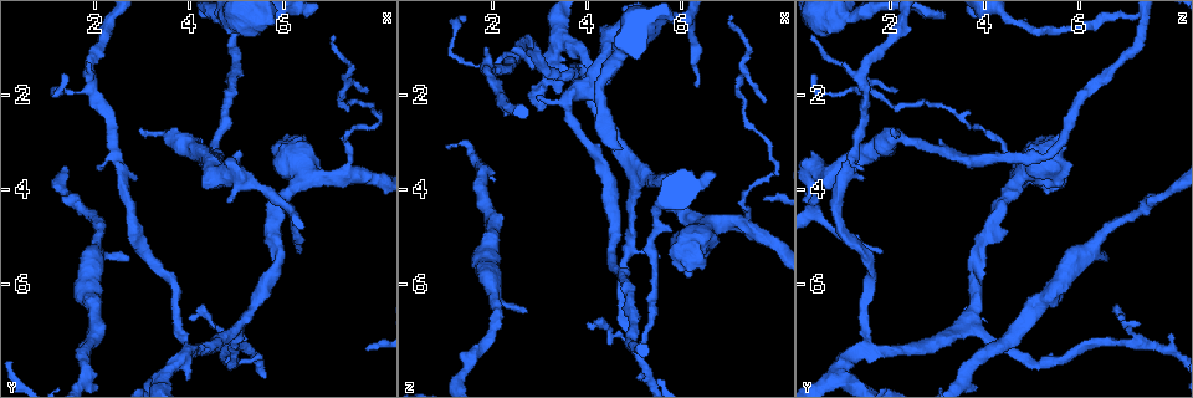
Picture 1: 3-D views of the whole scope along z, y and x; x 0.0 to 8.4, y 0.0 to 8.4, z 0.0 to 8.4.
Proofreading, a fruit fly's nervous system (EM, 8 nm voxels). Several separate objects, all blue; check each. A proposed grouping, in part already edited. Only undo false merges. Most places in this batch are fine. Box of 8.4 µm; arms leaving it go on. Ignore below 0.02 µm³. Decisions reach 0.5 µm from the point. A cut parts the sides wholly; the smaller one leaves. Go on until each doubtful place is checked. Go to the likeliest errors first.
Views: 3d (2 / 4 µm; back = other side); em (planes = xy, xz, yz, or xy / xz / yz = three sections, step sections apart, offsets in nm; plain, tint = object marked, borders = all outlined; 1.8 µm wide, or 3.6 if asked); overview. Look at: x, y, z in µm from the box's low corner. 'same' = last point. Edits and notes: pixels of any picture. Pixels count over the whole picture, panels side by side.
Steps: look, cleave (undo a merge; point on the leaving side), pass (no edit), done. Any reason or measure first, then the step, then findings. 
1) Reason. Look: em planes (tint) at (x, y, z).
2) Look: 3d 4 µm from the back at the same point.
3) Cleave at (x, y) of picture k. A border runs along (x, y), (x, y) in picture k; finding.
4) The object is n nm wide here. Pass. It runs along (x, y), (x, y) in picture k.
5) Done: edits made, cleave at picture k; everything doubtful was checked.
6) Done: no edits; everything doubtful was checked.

Look: 3d 2 µm at (5.05, 0.55, 7.35).

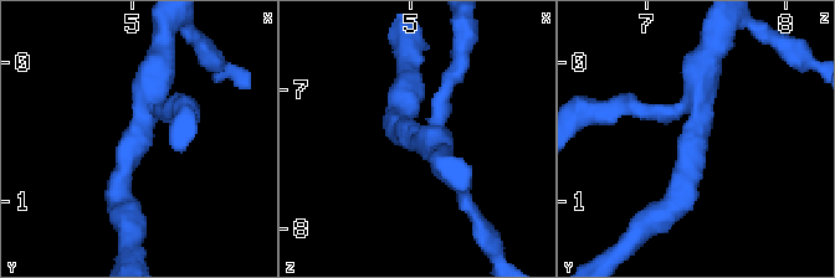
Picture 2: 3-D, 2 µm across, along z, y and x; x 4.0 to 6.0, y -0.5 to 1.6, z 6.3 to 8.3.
Look: em planes (tint) at (5.02, 0.56, 7.32).

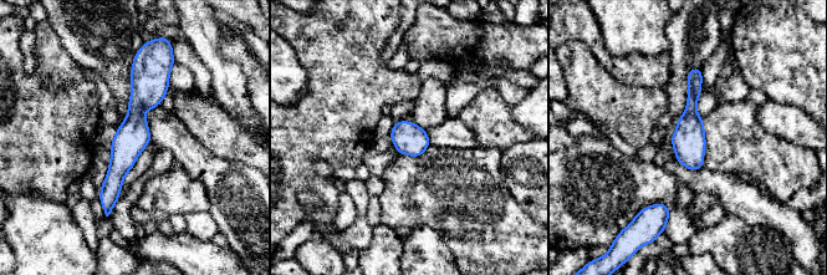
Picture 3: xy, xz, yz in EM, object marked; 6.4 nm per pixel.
Pass. It runs along (137, 64), (136, 126), (108, 209) in picture 3; one neuron here.

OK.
Arms part here. Look: 3d 2 µm at (3.90, 7.30, 1.55).

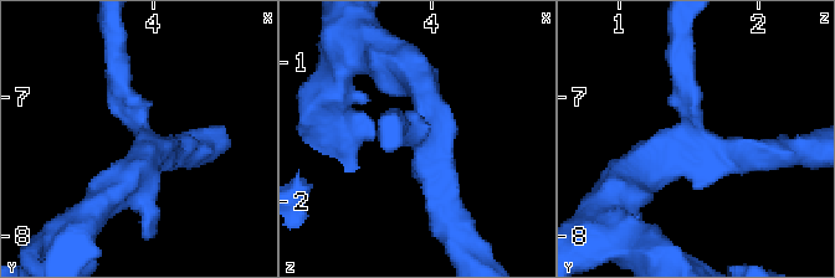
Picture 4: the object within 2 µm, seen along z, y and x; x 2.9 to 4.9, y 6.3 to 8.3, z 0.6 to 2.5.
3 arms meet here; the arms are 190, 220, 280 nm wide; now the EM. Look: em planes (borders) at (3.98, 7.32, 1.56).

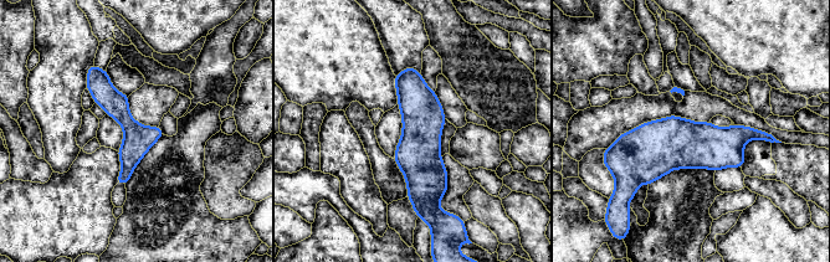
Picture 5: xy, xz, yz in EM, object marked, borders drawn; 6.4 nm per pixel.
Pass. It runs along (766, 137), (618, 145) in picture 5; continuous, no second neuron.

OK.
Abrupt turn. Look: 3d 4 µm at (3.65, 2.90, 2.35).

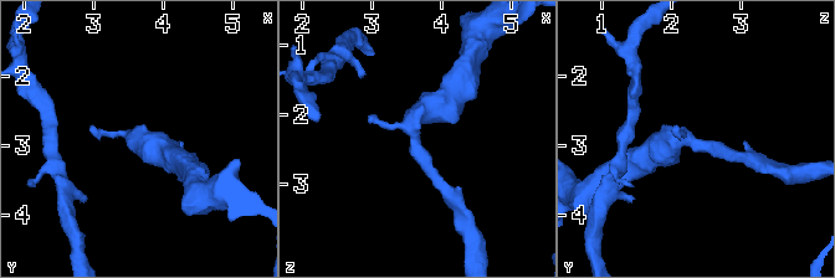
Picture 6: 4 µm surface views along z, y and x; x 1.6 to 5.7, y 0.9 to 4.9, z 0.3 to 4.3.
Now the EM. Look: em planes (borders) at (3.60, 2.95, 2.30).

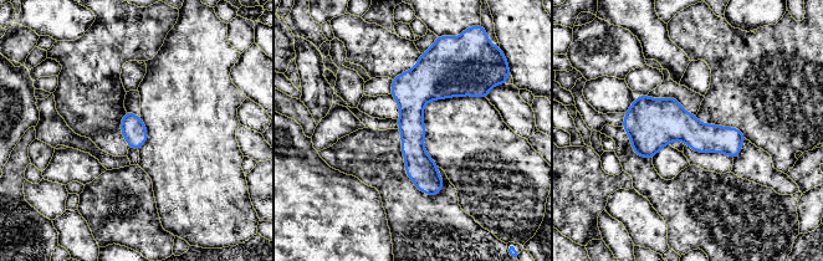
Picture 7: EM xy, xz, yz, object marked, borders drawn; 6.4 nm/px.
Pass. It runs along (427, 59), (413, 152), (434, 192) in picture 7; continuous, no second neuron.

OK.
Done: no edits; everything doubtful was checked.

